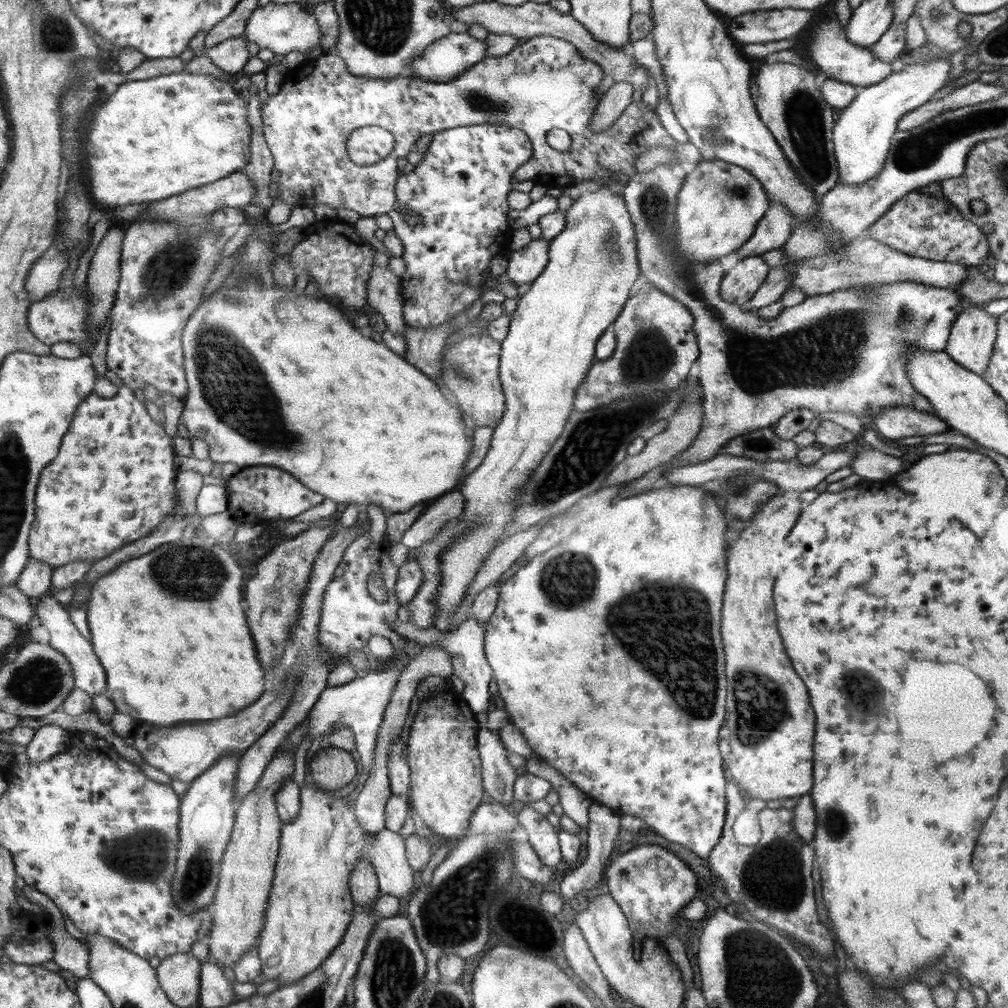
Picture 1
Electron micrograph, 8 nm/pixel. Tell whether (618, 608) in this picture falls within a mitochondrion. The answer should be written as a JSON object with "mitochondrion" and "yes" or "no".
{"mitochondrion":"yes"}

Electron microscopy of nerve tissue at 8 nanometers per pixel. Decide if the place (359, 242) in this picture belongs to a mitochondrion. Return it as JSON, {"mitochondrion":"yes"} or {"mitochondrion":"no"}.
{"mitochondrion":"no"}

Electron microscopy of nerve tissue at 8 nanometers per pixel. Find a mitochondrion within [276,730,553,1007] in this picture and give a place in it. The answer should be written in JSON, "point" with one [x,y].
{"point":[447,923]}

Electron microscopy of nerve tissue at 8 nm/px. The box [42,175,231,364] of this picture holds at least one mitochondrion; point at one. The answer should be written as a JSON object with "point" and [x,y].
{"point":[175,265]}

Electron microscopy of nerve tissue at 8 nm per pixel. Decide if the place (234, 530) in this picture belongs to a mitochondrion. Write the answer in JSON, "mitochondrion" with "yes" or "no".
{"mitochondrion":"no"}

